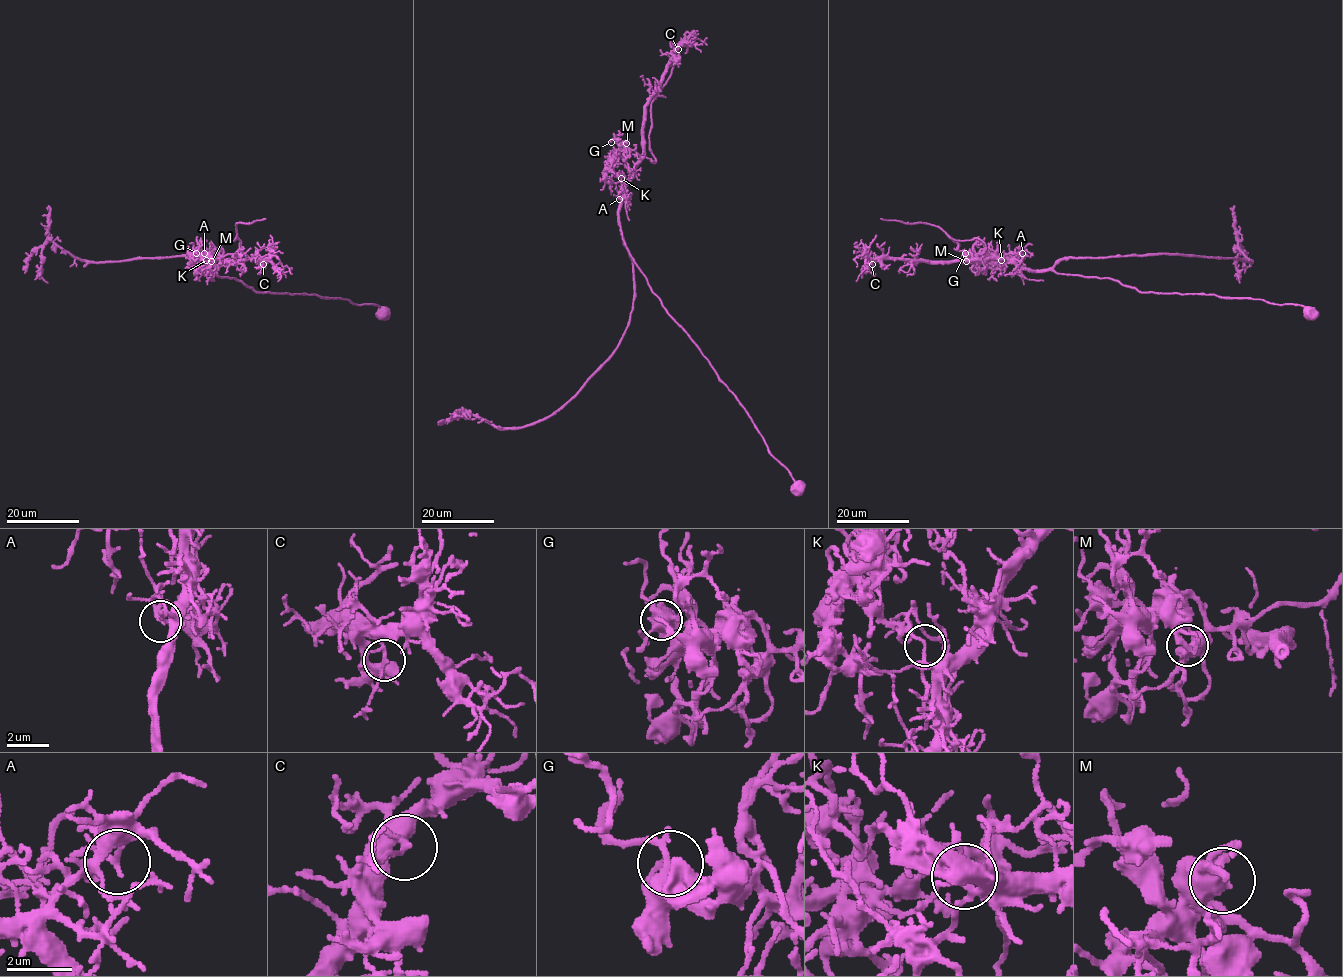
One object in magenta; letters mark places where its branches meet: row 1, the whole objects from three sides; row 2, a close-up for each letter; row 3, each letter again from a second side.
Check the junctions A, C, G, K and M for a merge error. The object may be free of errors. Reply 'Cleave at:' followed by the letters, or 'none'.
Cleave at: K

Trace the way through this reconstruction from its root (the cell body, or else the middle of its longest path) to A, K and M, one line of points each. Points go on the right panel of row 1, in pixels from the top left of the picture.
A: (1309, 313), (1300, 305), (1204, 294), (1139, 292), (1113, 279), (1029, 270), (1014, 260), (1020, 250), (1022, 253)
K: (1309, 313), (1300, 305), (1274, 304), (1249, 298), (1139, 292), (1113, 279), (1029, 270), (1013, 261), (1001, 259)
M: (1309, 313), (1300, 305), (1249, 298), (1139, 292), (1113, 279), (1029, 270), (1013, 261), (969, 256), (966, 261)

